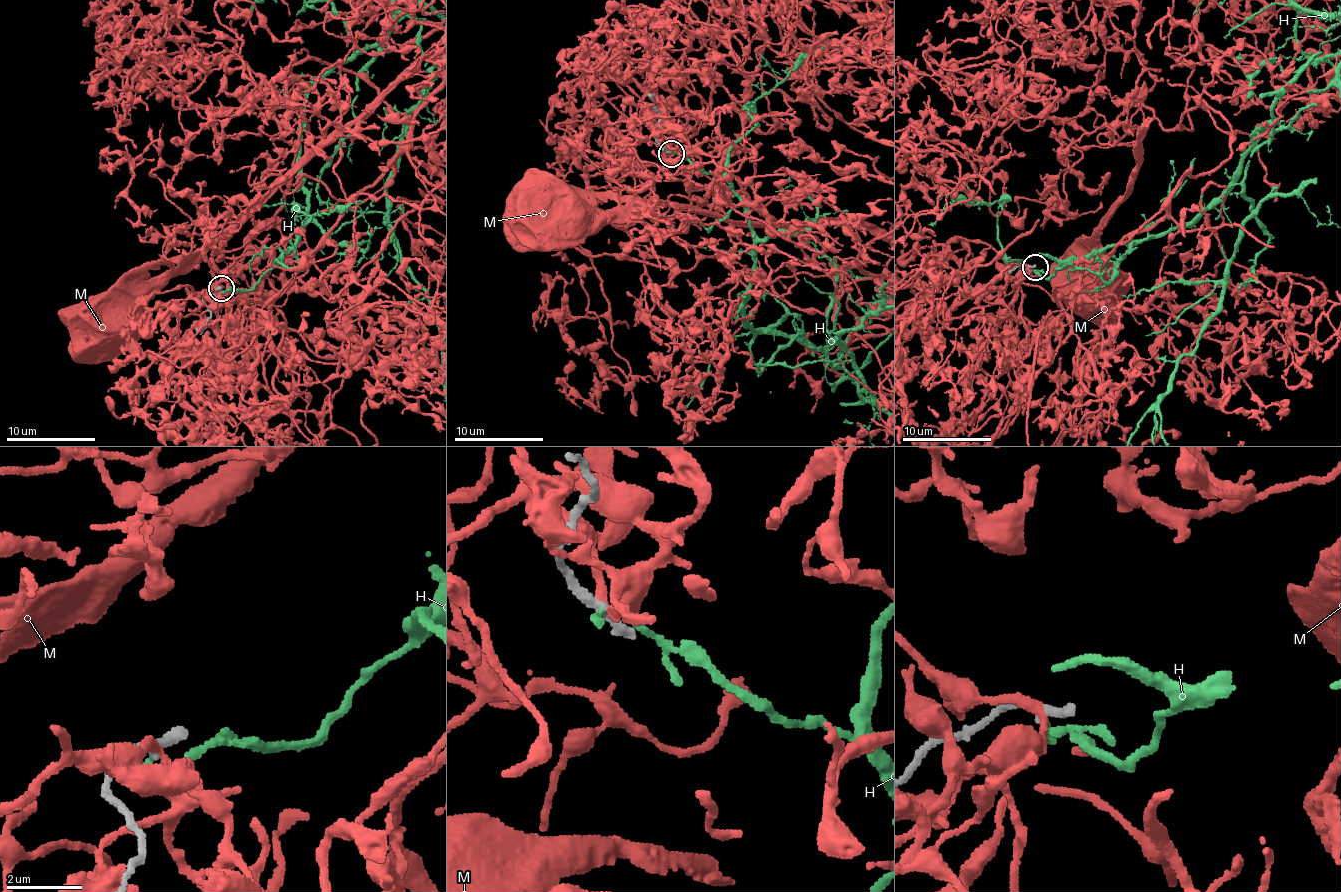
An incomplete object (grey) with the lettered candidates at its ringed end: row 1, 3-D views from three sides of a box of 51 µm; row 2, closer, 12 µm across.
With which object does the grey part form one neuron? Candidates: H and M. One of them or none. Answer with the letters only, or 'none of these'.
none of these

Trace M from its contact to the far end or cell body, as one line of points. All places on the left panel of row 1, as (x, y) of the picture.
M: (213, 292), (161, 309), (195, 386), (235, 426), (258, 385), (282, 410), (271, 301)

